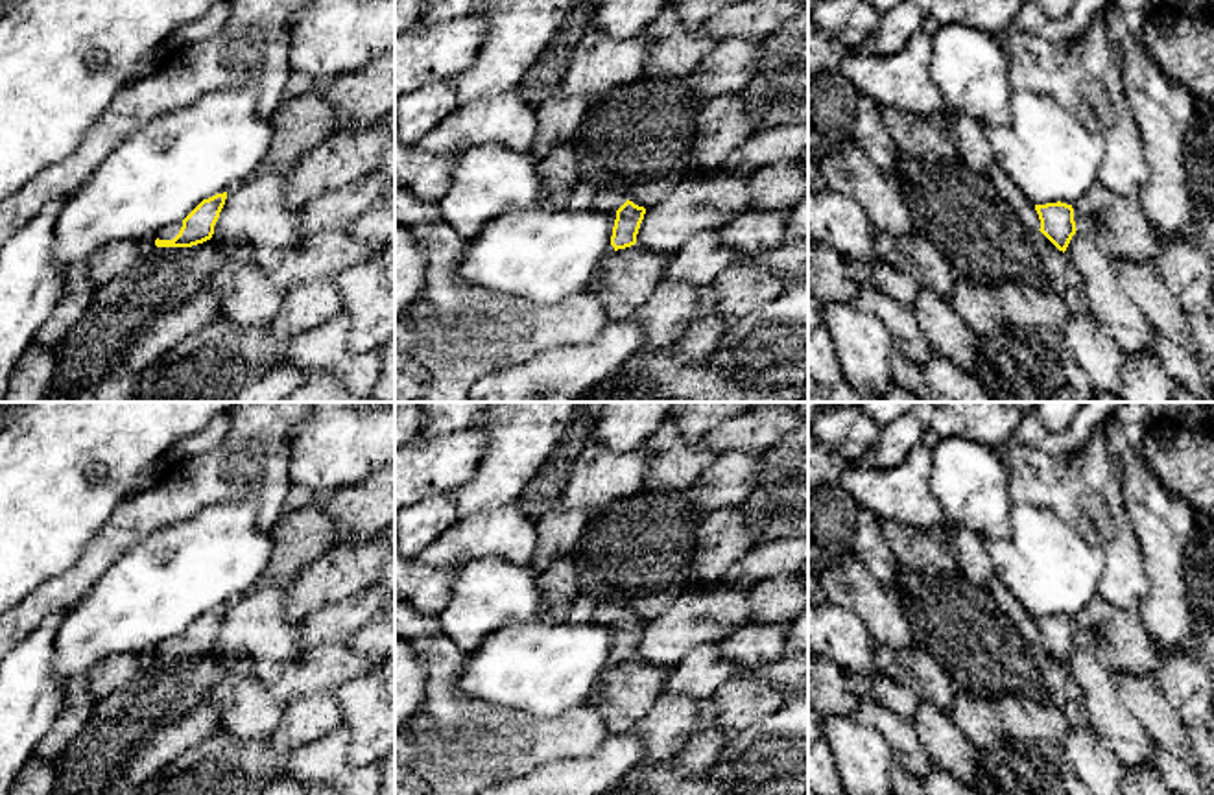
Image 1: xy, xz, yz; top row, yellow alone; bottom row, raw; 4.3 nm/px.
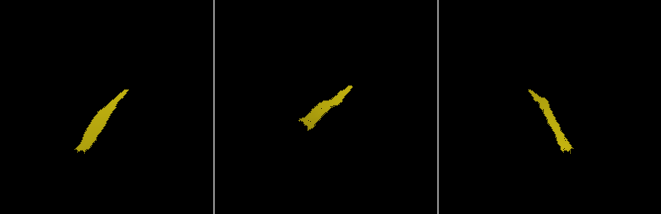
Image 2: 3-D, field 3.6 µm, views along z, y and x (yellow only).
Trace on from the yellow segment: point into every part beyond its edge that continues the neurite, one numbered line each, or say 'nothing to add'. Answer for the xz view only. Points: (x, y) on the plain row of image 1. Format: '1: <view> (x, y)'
1: xz (613, 613)

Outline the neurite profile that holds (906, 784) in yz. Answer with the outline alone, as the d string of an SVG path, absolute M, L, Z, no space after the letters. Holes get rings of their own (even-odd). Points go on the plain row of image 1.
M899 764L893 765L893 793L895 795L926 795L919 778L904 771Z

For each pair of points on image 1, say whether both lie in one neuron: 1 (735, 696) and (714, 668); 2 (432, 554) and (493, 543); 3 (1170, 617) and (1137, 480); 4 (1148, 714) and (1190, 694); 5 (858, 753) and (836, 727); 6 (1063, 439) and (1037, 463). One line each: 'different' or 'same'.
1: different
2: same
3: same
4: different
5: same
6: different

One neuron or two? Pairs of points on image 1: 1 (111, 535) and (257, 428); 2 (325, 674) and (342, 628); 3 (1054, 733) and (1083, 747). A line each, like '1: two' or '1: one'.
1: one
2: two
3: two

